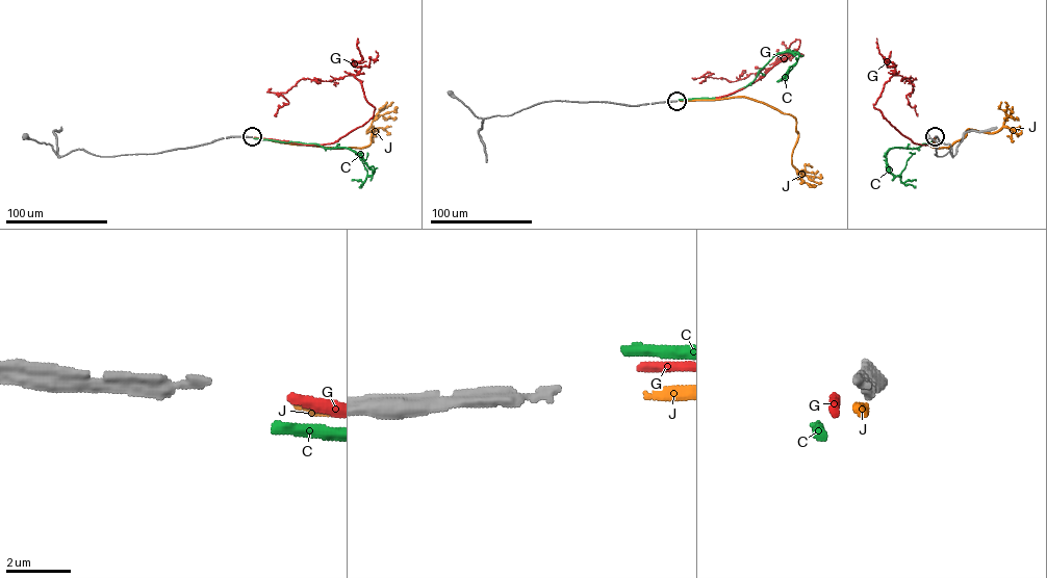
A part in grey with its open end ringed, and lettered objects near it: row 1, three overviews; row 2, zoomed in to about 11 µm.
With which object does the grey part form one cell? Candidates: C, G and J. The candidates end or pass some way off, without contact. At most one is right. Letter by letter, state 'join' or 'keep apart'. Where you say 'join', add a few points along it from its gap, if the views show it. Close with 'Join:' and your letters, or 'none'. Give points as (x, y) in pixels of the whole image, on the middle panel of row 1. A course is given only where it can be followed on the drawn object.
C: keep apart
G: keep apart
J: join; course (680, 101), (745, 97), (791, 114), (798, 133), (792, 164), (808, 176), (820, 177), (820, 174)
Join: J

